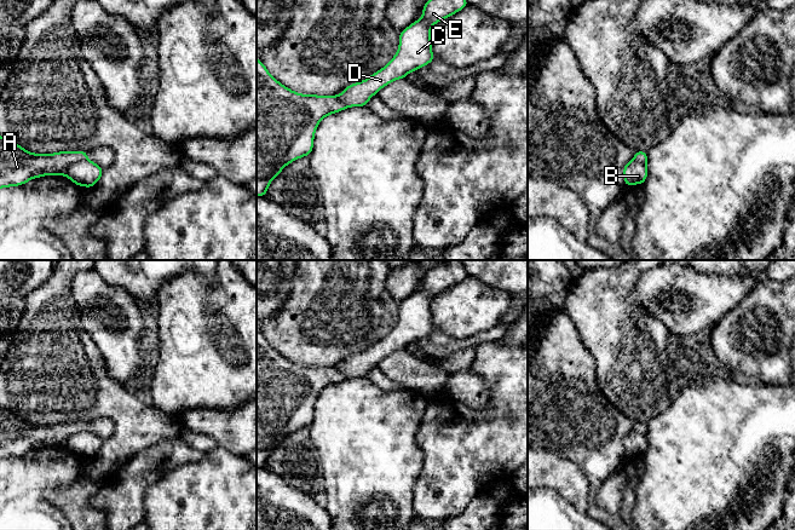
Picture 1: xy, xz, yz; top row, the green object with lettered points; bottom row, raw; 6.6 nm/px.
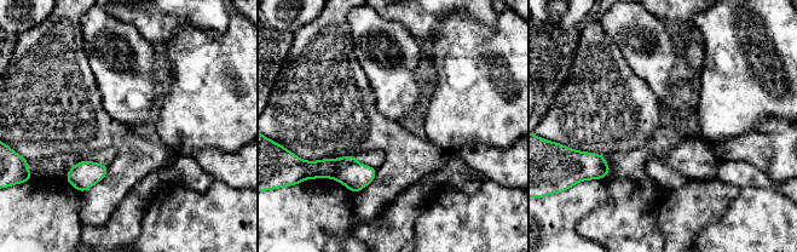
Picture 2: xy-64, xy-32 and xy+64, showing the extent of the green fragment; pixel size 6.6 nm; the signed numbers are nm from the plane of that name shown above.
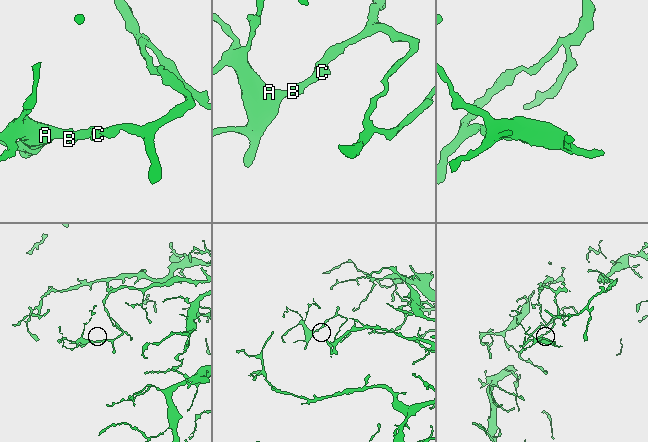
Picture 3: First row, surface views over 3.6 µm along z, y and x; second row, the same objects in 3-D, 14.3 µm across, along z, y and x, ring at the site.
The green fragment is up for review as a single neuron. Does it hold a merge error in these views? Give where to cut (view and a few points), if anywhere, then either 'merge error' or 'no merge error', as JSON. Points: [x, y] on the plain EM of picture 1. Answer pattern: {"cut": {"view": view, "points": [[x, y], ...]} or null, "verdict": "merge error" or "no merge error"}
{"cut": {"view": "xy", "points": [[87, 431], [74, 433], [64, 445]]}, "verdict": "merge error"}

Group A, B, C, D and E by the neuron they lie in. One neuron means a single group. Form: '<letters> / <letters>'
A / B C D E

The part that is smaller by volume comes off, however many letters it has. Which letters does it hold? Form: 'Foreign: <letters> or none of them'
Foreign: A

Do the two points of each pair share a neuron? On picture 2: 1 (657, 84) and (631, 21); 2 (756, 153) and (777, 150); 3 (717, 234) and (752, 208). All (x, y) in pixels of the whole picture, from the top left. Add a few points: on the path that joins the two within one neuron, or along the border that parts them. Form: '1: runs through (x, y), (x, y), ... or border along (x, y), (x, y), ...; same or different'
1: runs through (654, 68), (637, 51), (637, 41), (633, 36); same
2: runs through (761, 150), (772, 150); same
3: runs through (726, 234), (744, 217); same

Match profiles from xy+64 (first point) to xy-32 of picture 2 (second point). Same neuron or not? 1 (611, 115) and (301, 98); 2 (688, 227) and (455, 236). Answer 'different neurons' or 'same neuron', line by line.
1: same neuron
2: different neurons

